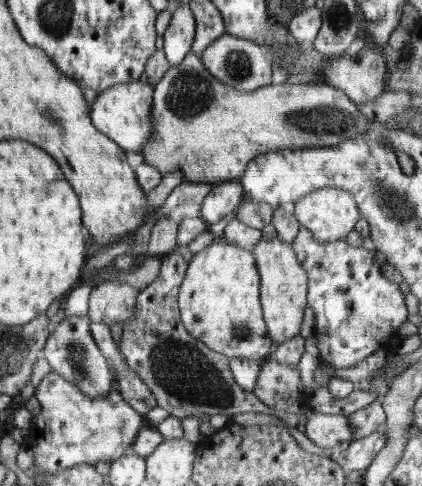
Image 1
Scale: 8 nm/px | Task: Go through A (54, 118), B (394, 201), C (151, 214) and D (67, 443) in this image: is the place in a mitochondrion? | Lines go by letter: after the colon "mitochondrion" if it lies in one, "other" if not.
A: mitochondrion
B: mitochondrion
C: other
D: other

